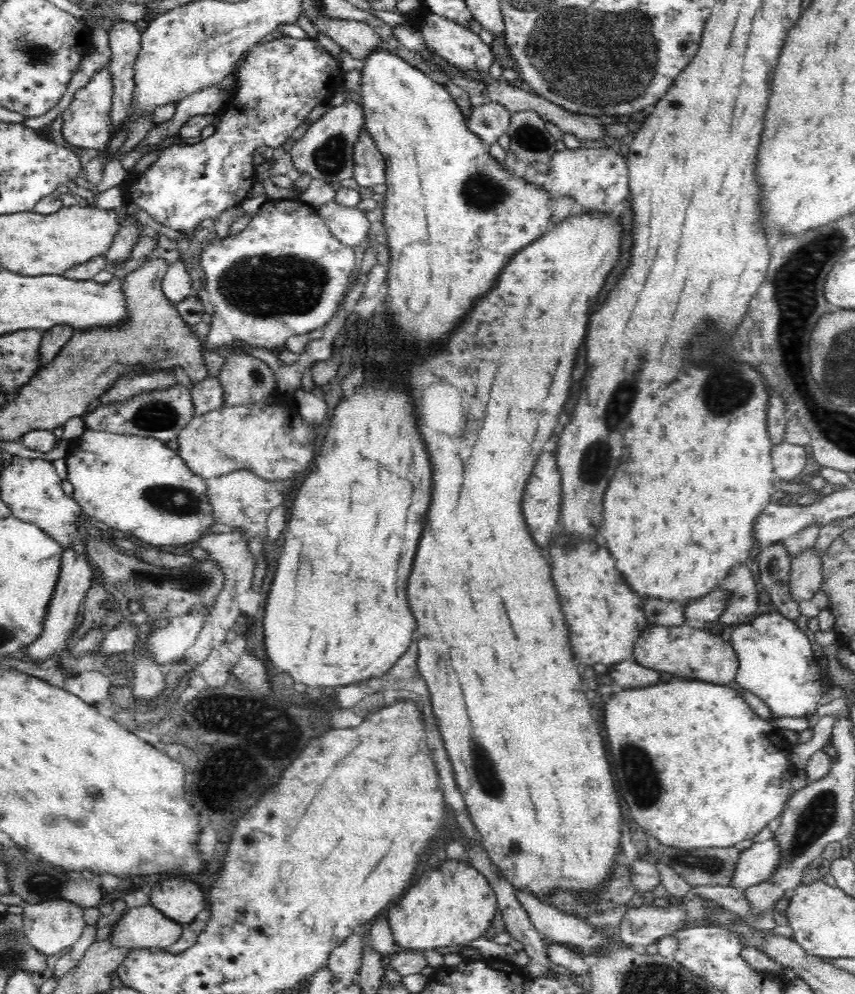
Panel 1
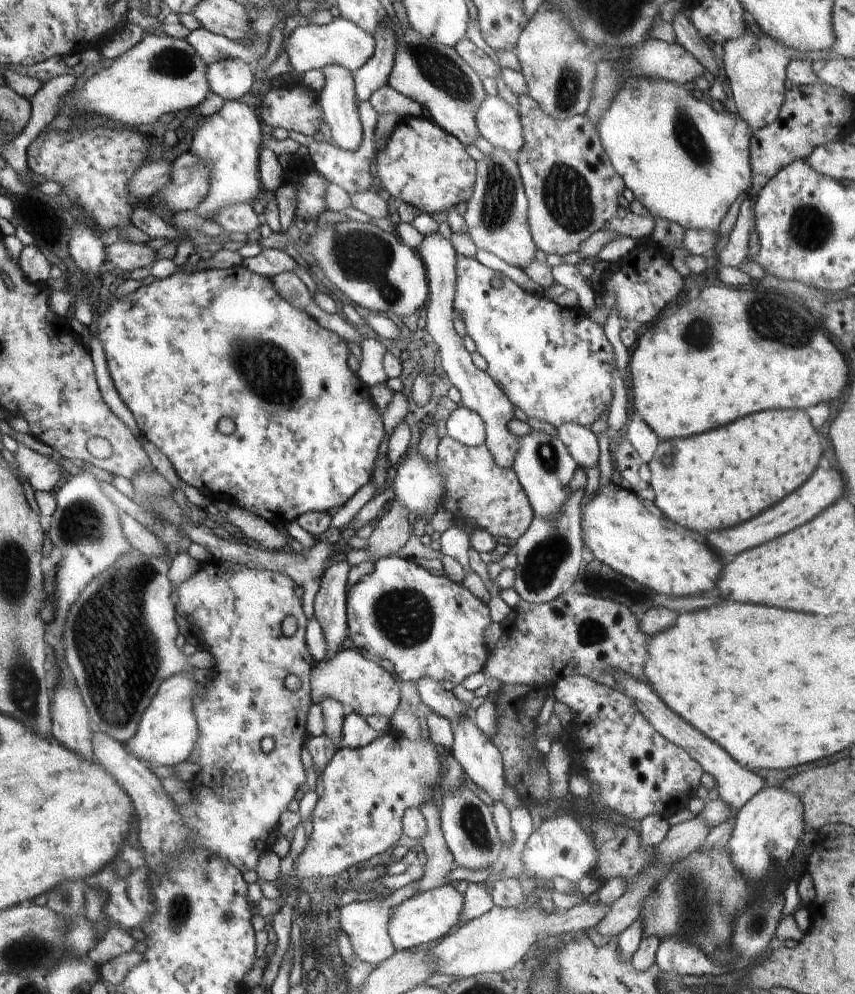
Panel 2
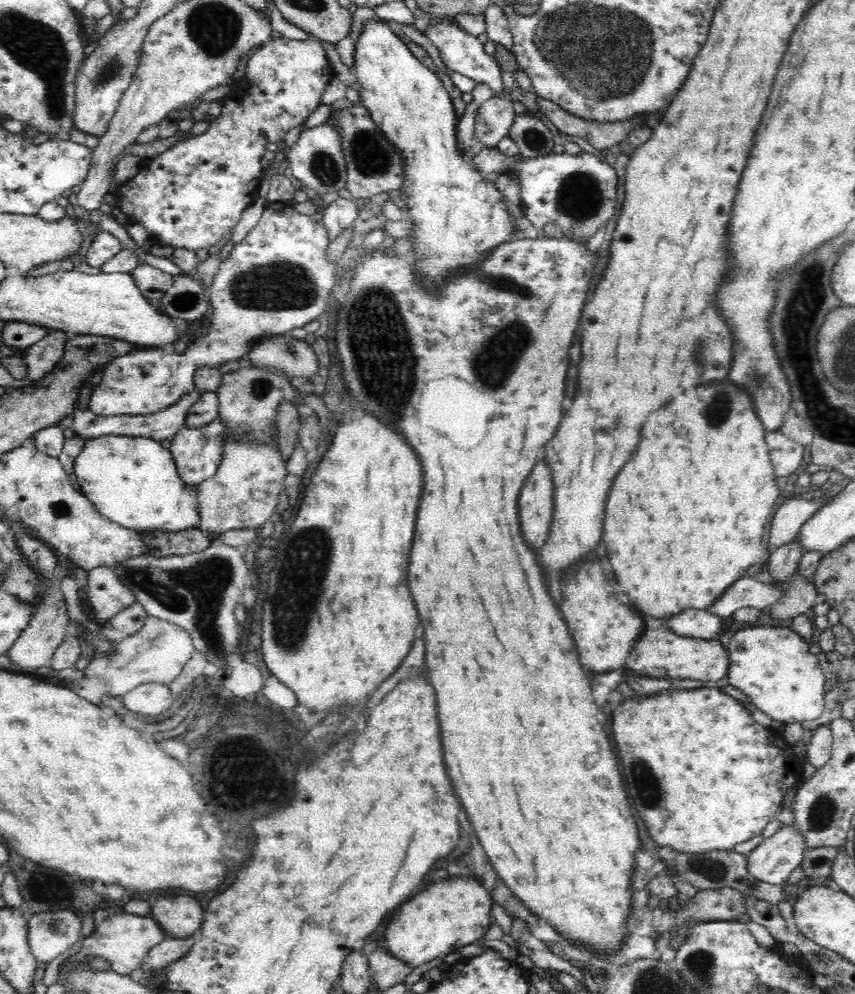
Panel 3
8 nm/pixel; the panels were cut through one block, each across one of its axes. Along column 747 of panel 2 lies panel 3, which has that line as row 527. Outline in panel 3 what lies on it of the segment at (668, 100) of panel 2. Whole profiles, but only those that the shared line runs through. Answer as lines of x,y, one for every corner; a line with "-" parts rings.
107,435
96,439
88,439
84,443
82,452
76,458
73,470
78,484
80,494
84,494
90,500
93,507
104,517
124,528
130,530
186,530
193,528
200,520
198,512
197,493
199,486
191,488
185,484
185,480
178,475
171,451
161,442
138,436

